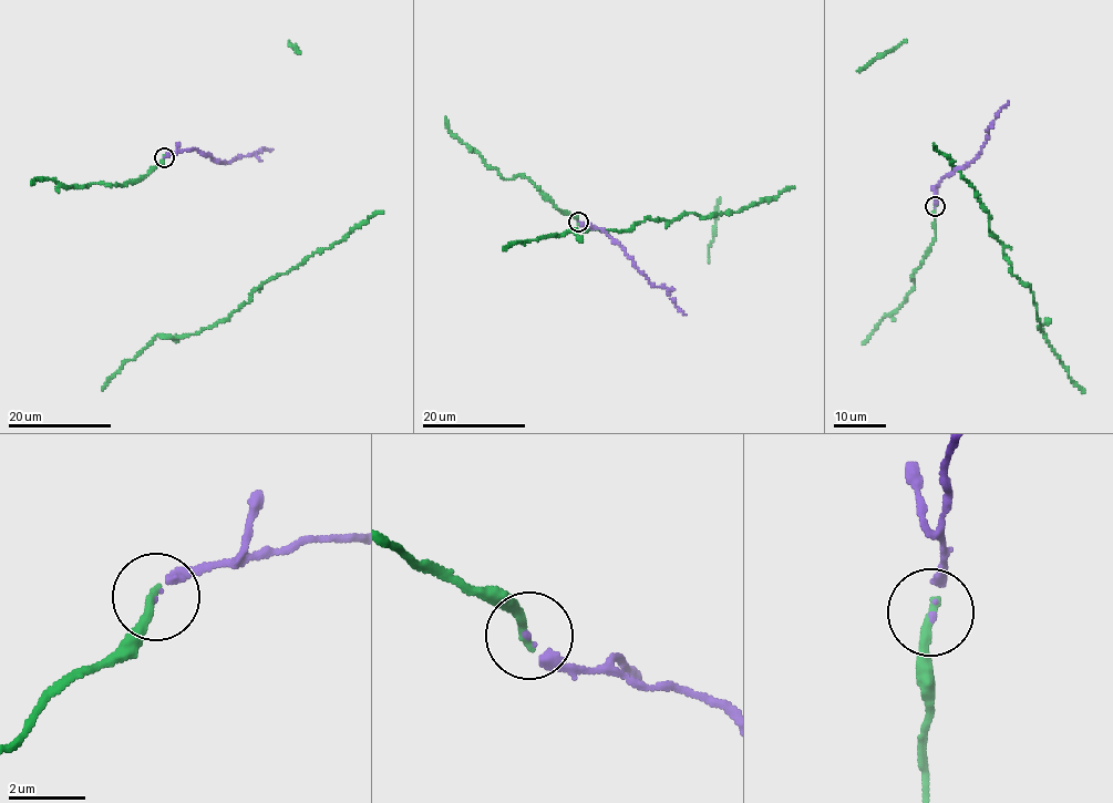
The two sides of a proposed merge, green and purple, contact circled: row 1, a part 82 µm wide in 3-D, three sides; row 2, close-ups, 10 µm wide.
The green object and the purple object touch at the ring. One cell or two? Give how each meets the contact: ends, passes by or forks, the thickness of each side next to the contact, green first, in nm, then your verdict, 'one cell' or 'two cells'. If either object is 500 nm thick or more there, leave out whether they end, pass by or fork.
green ends | purple ends | 240/50 nm | one cell

